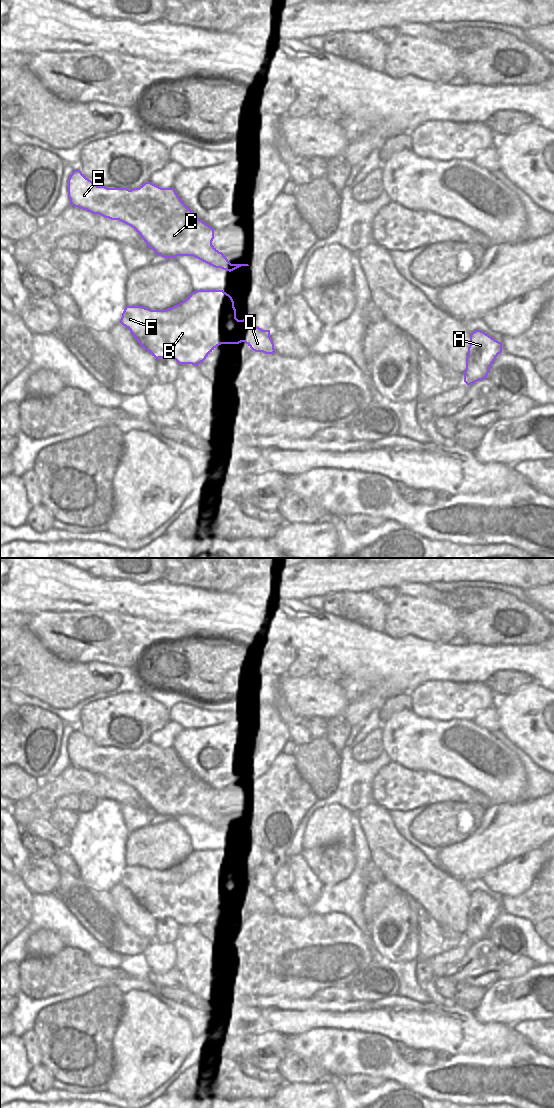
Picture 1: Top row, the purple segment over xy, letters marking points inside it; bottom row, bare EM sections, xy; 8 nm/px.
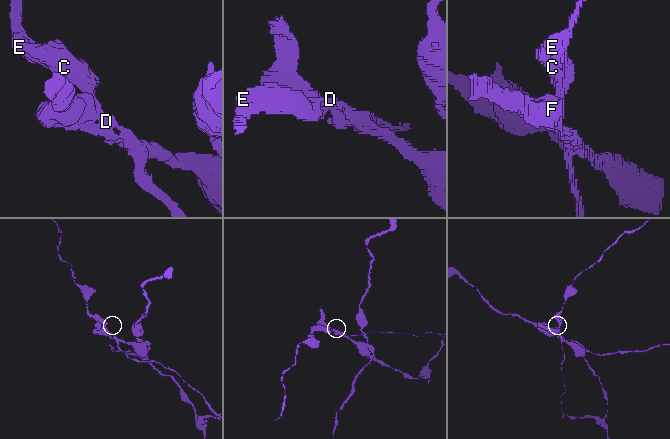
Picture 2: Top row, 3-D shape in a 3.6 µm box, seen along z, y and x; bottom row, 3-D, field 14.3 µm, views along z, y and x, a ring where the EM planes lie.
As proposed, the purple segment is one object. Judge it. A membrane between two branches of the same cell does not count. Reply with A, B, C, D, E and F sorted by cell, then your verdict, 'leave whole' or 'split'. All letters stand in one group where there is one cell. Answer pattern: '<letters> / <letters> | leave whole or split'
A B F / C D E | split

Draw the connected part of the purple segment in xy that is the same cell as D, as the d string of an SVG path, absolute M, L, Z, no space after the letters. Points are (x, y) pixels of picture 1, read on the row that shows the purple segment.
M250 313L243 320L240 320L242 337L244 342L255 352L265 354L275 353L274 343L270 337L270 330L263 330L254 325L250 319Z

